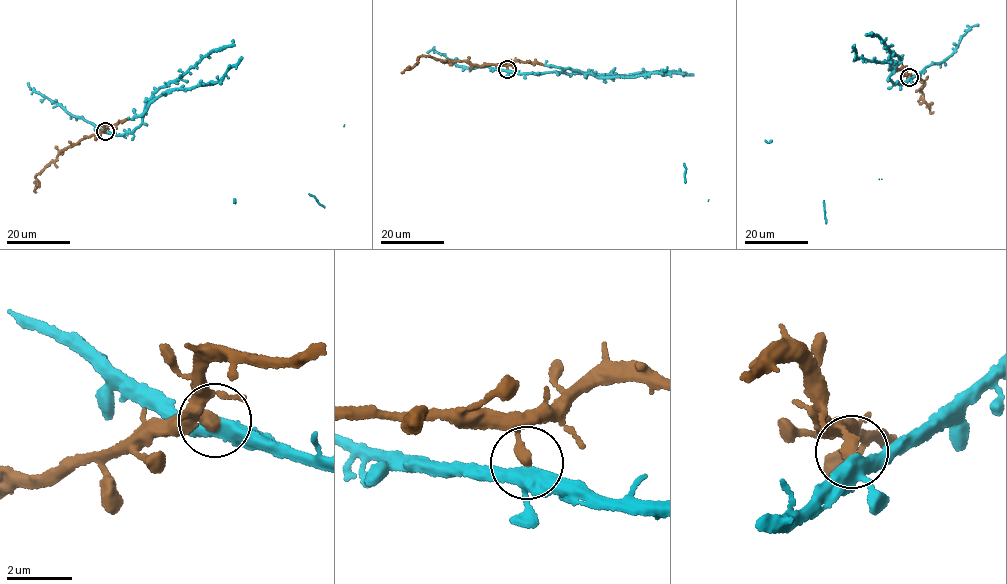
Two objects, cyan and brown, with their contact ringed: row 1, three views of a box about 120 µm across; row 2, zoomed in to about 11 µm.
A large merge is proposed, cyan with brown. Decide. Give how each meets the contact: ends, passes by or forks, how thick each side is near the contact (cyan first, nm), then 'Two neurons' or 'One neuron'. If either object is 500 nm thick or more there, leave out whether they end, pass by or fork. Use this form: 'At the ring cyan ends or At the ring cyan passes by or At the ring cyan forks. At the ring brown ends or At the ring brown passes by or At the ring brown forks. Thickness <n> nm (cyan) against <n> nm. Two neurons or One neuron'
At the ring cyan forks. At the ring brown ends. Thickness 340 nm (cyan) against 360 nm. One neuron

